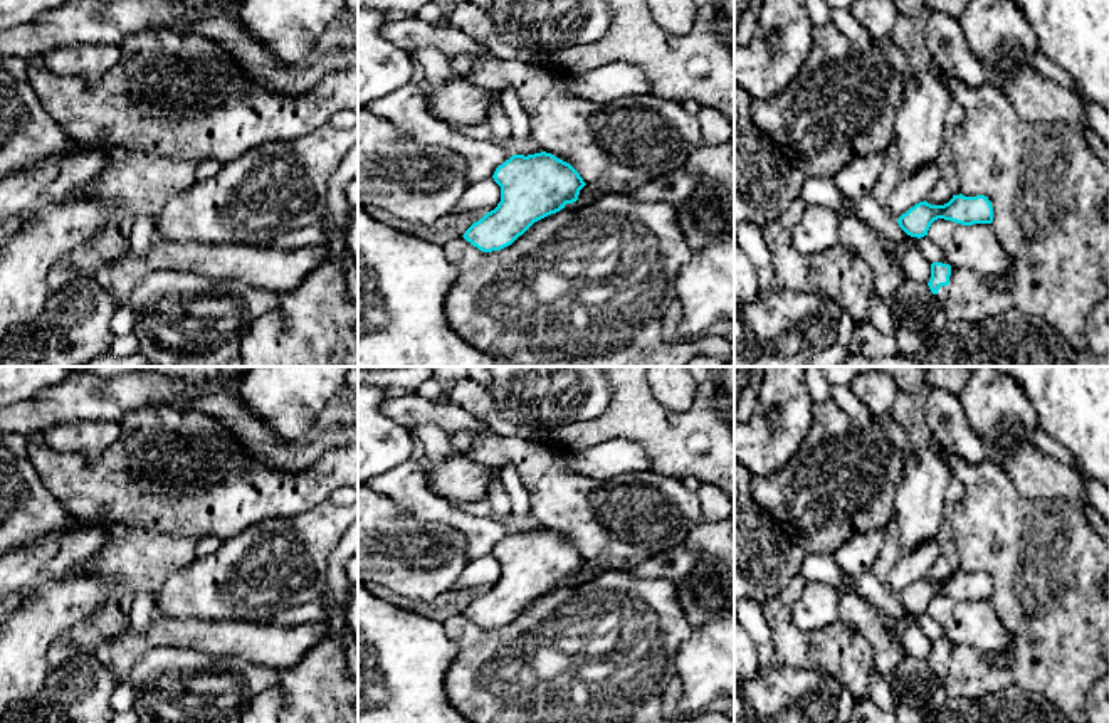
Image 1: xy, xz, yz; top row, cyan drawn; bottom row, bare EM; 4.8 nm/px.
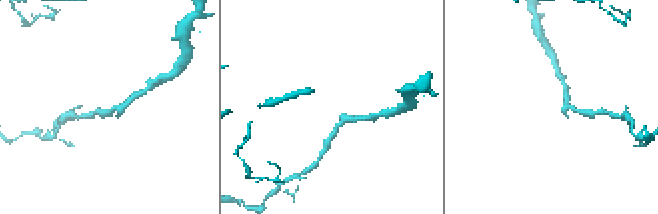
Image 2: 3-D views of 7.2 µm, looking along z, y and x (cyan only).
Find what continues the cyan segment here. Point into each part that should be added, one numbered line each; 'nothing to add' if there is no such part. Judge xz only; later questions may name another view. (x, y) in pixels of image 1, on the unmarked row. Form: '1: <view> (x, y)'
nothing to add

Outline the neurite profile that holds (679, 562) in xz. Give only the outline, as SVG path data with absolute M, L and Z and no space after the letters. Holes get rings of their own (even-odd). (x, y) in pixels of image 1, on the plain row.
M684 541L669 546L637 565L625 567L620 572L627 572L637 578L667 578L675 585L681 585L696 572L697 563L699 553Z

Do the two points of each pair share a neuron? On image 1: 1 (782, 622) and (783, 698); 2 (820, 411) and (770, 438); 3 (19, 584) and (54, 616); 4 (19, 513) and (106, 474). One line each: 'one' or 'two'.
1: two
2: two
3: two
4: two

